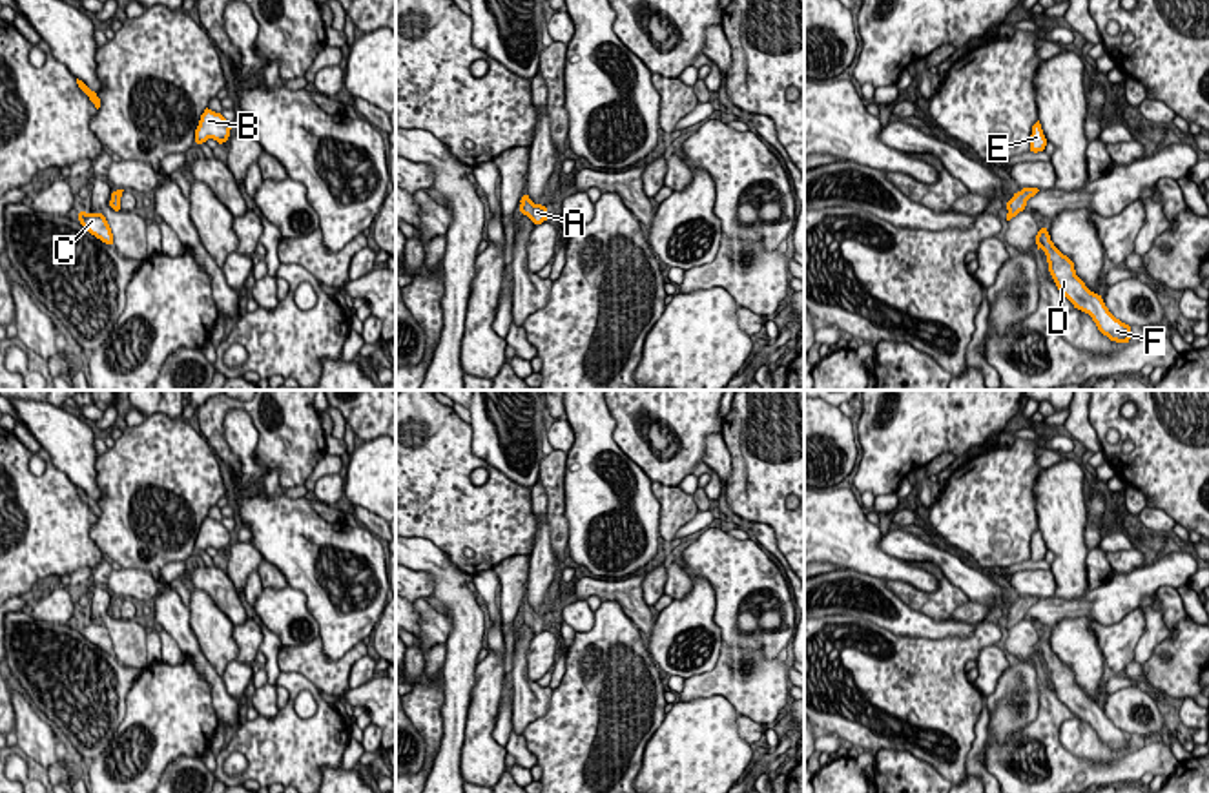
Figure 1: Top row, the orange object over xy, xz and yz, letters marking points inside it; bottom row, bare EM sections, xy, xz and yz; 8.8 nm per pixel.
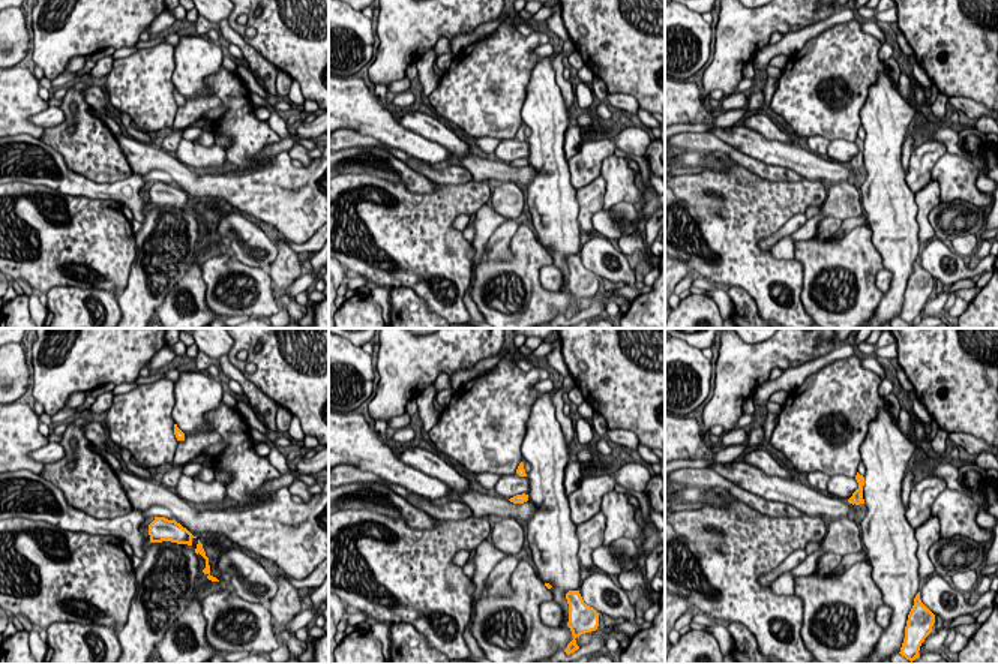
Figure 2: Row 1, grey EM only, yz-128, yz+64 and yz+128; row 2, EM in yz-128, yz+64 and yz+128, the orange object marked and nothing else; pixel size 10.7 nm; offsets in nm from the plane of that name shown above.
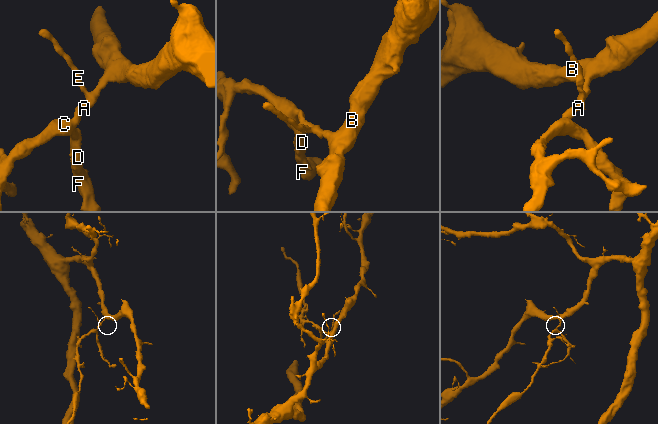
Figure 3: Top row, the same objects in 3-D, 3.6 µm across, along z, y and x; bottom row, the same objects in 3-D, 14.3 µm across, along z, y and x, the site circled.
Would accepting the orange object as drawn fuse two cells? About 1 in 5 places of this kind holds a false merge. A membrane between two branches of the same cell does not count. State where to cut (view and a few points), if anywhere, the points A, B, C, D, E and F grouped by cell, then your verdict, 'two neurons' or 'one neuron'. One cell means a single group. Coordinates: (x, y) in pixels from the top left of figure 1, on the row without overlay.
cut none; groups A B C D E F; one neuron

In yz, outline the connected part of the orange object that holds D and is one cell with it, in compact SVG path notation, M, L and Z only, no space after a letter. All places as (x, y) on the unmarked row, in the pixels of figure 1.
M1041 636L1036 644L1038 658L1047 664L1049 680L1058 698L1074 713L1074 716L1089 722L1098 738L1116 751L1129 751L1131 735L1116 727L1105 715L1101 704L1090 700L1085 691L1076 684L1074 671L1063 664L1054 651L1047 636Z

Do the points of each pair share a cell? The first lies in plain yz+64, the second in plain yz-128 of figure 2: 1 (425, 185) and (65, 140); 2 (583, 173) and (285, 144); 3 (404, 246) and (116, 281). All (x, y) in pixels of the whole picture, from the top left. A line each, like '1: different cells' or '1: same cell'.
1: different cells
2: same cell
3: same cell

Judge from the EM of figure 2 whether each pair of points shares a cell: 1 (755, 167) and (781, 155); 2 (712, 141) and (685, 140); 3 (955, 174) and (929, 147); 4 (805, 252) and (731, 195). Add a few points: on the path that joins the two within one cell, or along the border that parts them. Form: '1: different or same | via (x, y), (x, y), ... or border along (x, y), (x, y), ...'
1: different | border along (737, 149), (767, 164), (787, 167), (796, 173)
2: same | via (706, 141), (691, 141)
3: different | border along (946, 150), (932, 168), (929, 179)
4: different | border along (793, 258), (802, 266), (802, 293)

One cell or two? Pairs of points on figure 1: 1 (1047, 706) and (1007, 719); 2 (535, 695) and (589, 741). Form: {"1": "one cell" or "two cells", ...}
{"1": "two cells", "2": "two cells"}

